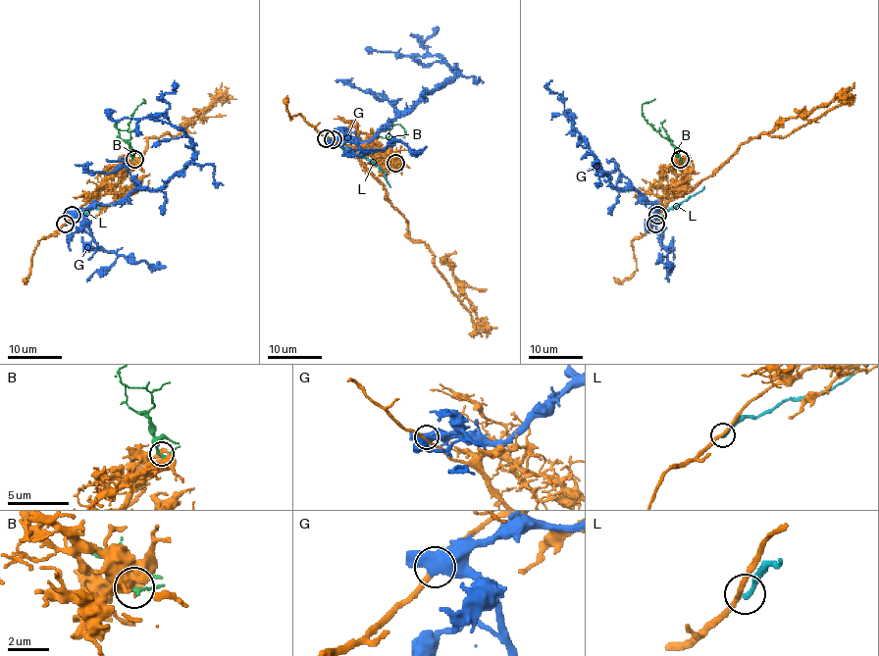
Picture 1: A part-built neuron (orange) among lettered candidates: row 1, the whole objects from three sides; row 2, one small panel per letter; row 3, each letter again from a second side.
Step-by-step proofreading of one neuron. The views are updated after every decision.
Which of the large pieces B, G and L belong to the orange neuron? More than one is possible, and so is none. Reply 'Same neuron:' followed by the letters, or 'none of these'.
Same neuron: none of these

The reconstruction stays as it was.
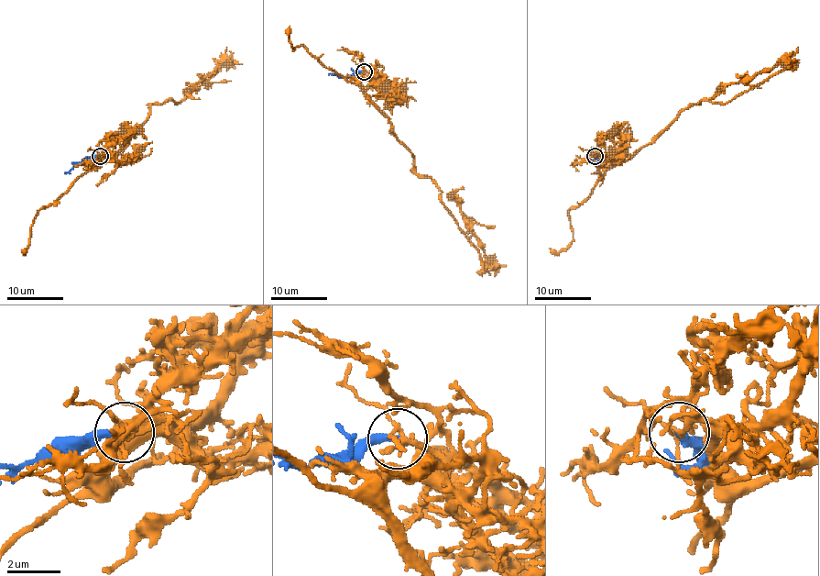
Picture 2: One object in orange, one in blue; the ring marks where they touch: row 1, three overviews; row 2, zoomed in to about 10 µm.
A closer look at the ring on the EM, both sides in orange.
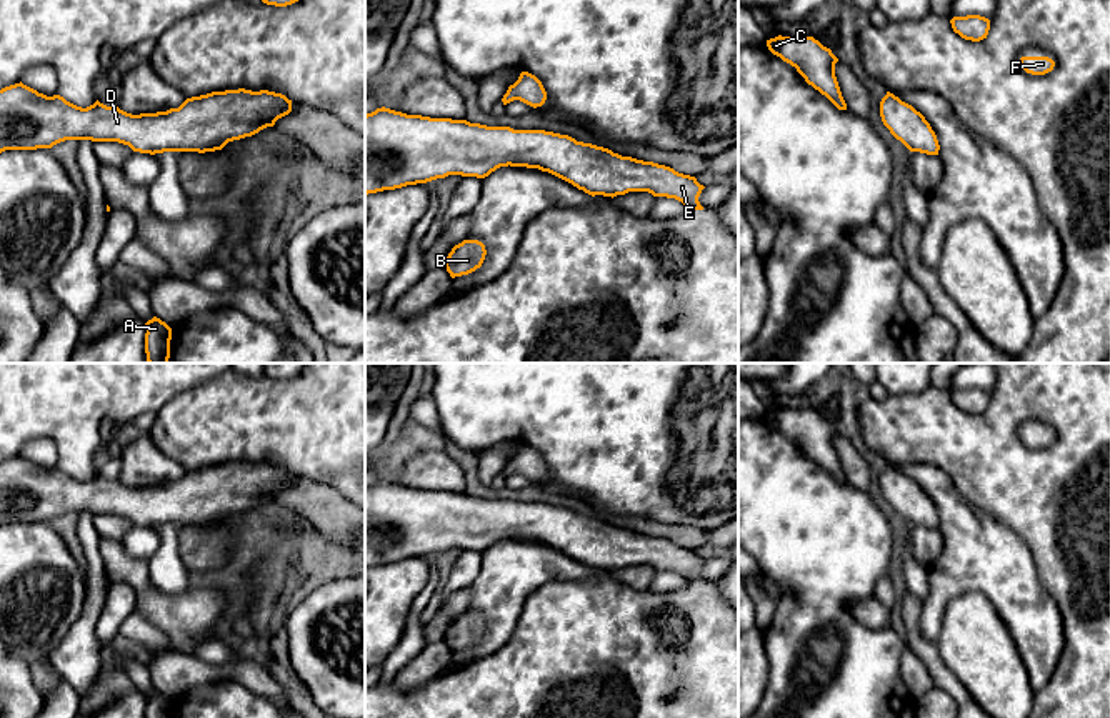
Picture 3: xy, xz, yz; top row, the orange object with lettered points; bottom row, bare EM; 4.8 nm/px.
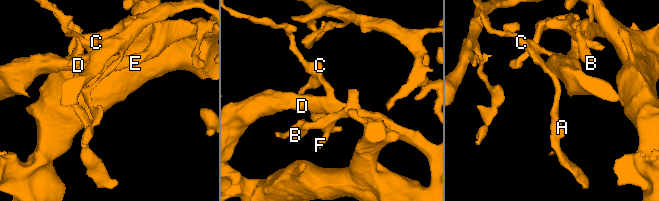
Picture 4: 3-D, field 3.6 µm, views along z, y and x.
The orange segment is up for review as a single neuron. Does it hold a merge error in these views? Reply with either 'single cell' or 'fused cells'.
single cell

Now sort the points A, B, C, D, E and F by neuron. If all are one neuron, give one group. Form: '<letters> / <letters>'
A B C D E F

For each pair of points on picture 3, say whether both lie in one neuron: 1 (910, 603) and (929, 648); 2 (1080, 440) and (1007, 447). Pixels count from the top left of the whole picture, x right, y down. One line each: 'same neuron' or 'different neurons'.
1: same neuron
2: same neuron

